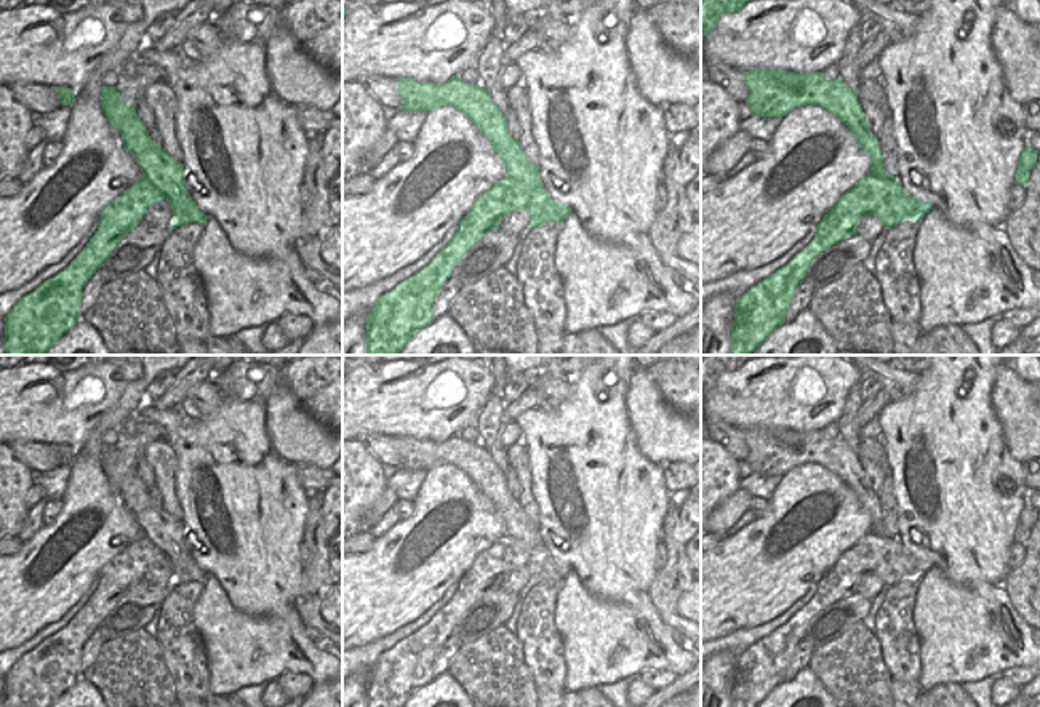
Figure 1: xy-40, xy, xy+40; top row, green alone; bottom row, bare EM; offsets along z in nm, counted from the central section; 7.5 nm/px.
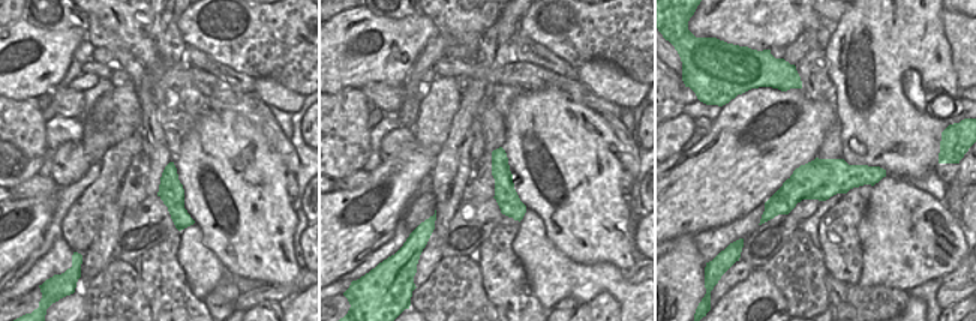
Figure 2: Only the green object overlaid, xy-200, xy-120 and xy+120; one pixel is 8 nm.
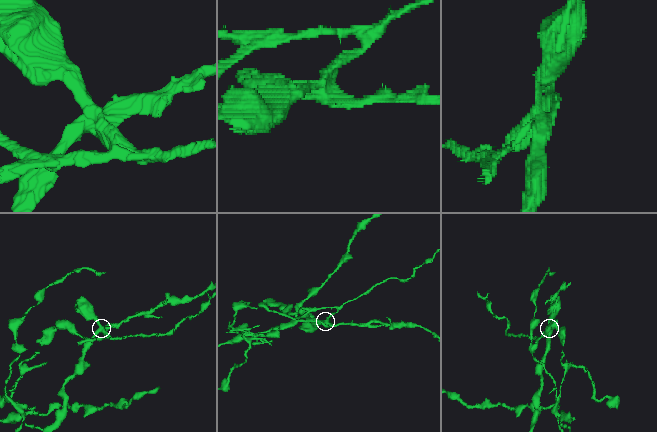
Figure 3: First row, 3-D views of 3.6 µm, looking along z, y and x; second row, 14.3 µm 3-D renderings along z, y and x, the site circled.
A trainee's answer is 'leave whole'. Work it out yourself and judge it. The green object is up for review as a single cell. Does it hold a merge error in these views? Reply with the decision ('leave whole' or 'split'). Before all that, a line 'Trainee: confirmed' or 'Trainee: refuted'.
Trainee: refuted
split

